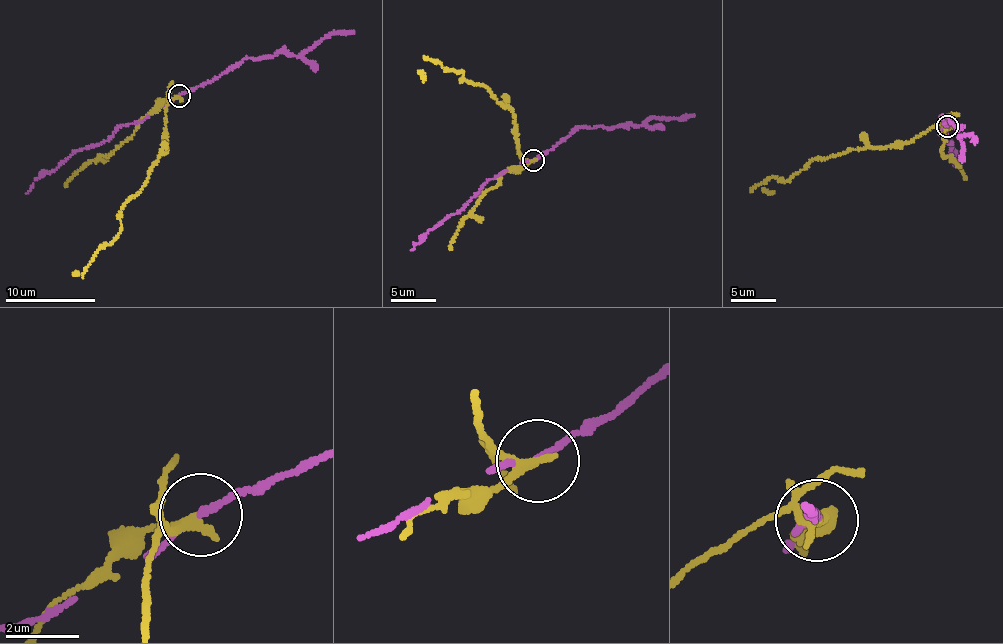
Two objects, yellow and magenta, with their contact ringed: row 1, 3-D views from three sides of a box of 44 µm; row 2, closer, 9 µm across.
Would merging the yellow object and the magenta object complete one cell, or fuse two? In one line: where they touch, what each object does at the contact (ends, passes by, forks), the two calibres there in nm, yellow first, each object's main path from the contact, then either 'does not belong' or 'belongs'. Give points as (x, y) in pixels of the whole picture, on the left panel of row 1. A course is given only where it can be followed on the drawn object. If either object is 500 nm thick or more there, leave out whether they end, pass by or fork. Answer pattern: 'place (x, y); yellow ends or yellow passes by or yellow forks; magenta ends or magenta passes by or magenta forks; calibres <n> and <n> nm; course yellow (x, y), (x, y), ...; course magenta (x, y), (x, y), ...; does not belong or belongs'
place (179, 95); yellow passes by; magenta passes by; calibres 190 and 130 nm; course yellow (179, 96), (168, 104), (168, 148), (127, 202), (112, 242), (99, 248), (86, 270), (75, 273); course magenta (179, 96), (203, 86), (244, 58), (272, 57), (288, 52), (301, 55), (323, 38), (354, 31); does not belong

